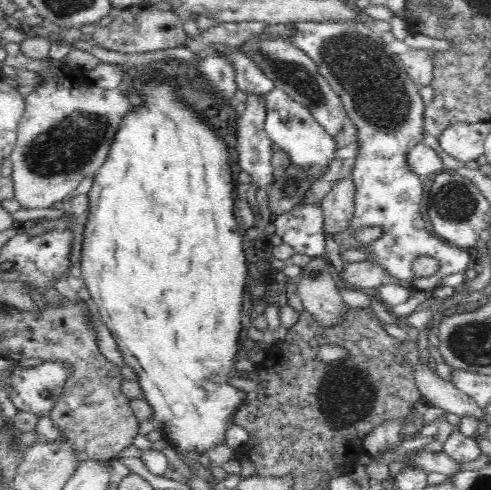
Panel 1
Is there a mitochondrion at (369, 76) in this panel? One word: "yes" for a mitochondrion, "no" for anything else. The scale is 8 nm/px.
yes

